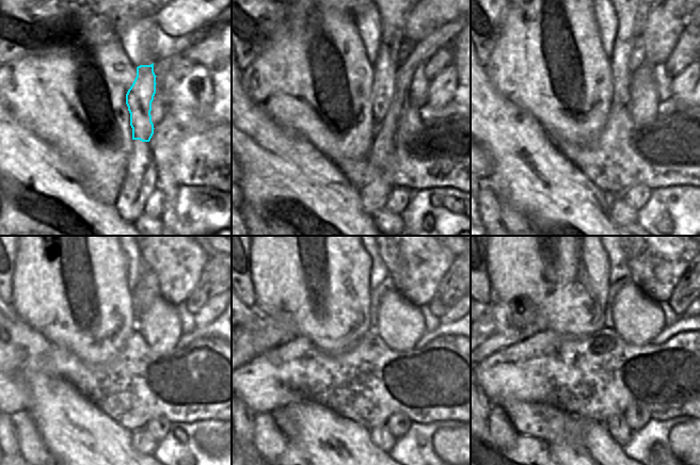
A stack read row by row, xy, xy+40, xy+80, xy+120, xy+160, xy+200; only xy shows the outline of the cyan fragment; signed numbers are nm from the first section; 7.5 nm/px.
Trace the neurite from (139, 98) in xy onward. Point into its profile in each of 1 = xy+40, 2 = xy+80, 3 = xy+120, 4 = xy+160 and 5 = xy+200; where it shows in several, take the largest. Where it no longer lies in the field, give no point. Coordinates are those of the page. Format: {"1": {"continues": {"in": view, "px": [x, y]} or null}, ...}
{"1": {"continues": {"in": "xy+40", "px": [386, 63]}}, "2": {"continues": {"in": "xy+80", "px": [626, 57]}}, "3": {"continues": {"in": "xy+120", "px": [148, 289]}}, "4": {"continues": {"in": "xy+160", "px": [386, 285]}}, "5": {"continues": {"in": "xy+200", "px": [617, 286]}}}

